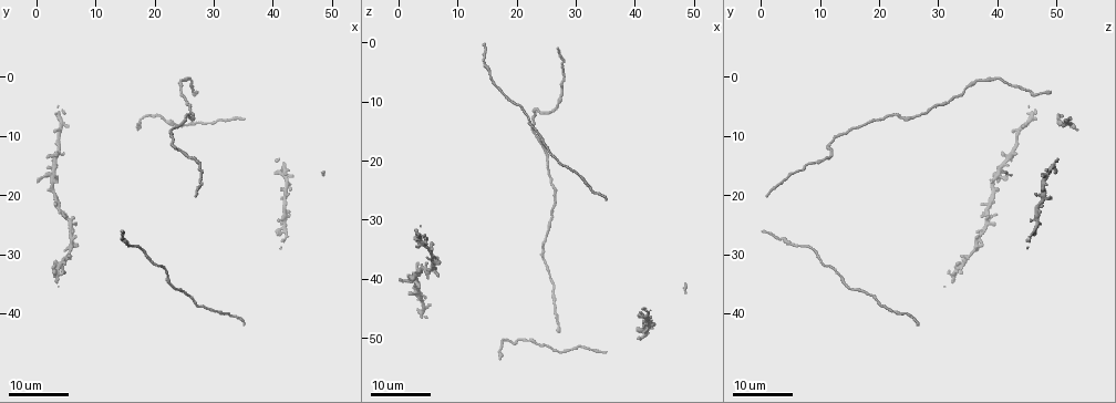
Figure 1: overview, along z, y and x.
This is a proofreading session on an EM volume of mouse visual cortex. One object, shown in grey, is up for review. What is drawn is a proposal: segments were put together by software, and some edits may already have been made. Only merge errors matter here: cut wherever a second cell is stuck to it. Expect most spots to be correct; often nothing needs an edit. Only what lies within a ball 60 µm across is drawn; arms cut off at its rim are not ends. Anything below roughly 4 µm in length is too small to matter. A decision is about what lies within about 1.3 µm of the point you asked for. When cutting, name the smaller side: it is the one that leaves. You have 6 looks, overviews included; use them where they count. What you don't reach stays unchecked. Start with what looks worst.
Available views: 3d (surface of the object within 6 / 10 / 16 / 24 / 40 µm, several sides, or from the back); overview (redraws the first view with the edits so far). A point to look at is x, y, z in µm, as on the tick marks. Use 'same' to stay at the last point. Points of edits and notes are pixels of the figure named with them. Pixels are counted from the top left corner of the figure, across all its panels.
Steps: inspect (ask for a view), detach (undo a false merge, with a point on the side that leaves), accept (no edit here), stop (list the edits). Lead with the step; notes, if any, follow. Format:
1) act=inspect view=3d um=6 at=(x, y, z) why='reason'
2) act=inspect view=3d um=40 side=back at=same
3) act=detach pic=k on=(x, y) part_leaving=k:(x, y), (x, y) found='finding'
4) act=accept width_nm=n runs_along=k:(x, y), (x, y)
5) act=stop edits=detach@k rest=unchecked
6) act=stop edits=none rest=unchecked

act=inspect view=3d um=16 at=(5.5, 28.0, 36.5) why='thin arm on a thick one'

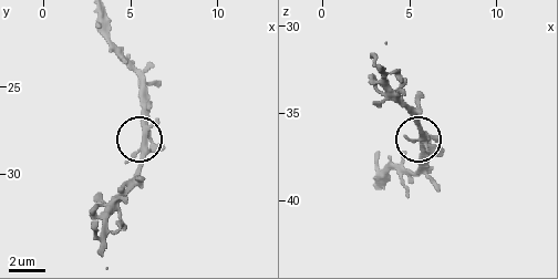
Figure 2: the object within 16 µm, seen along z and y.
act=inspect view=3d um=10 at=(5.9, 28.2, 36.5)

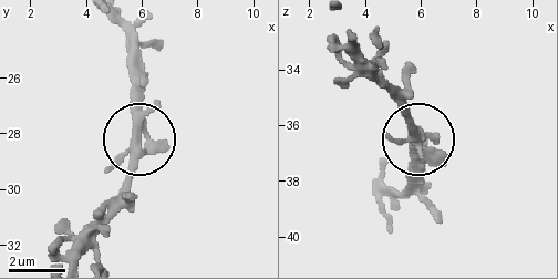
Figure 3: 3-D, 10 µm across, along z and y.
act=accept found='one cell here'

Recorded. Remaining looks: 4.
act=inspect view=3d um=16 at=(22.5, 35.5, 14.5) why='sudden change in width'

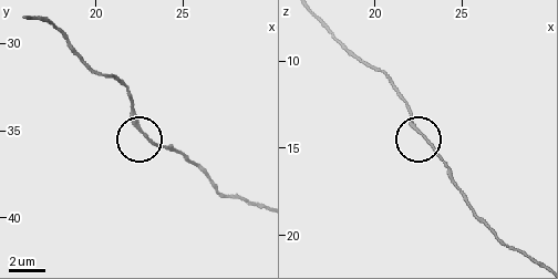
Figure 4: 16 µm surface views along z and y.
act=inspect view=3d um=6 at=(22.9, 35.3, 14.4)

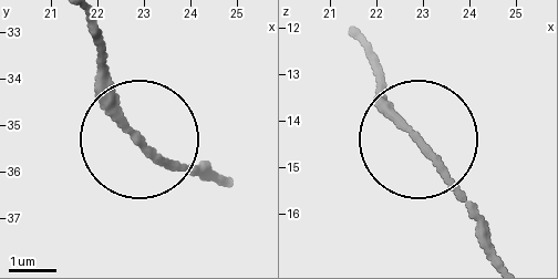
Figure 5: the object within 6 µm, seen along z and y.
act=accept width_nm=150 found='continuous, no second cell'

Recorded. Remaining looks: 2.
act=inspect view=3d um=16 at=(25.5, 5.5, 28.5)

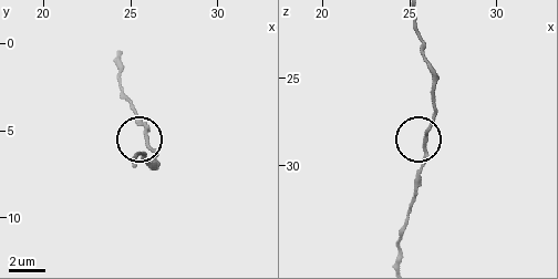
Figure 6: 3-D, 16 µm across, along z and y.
act=inspect view=3d um=10 at=(26.1, 5.5, 28.2)

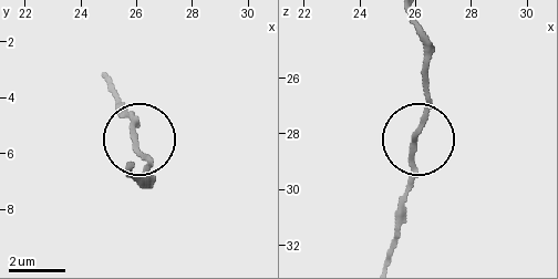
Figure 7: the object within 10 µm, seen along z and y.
act=detach pic=7 on=(141, 155) part_leaving=7:(415, 150), (429, 102), (417, 23) found='a second cell is stuck on'

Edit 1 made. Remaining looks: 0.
act=stop edits=detach@7 rest=unchecked

